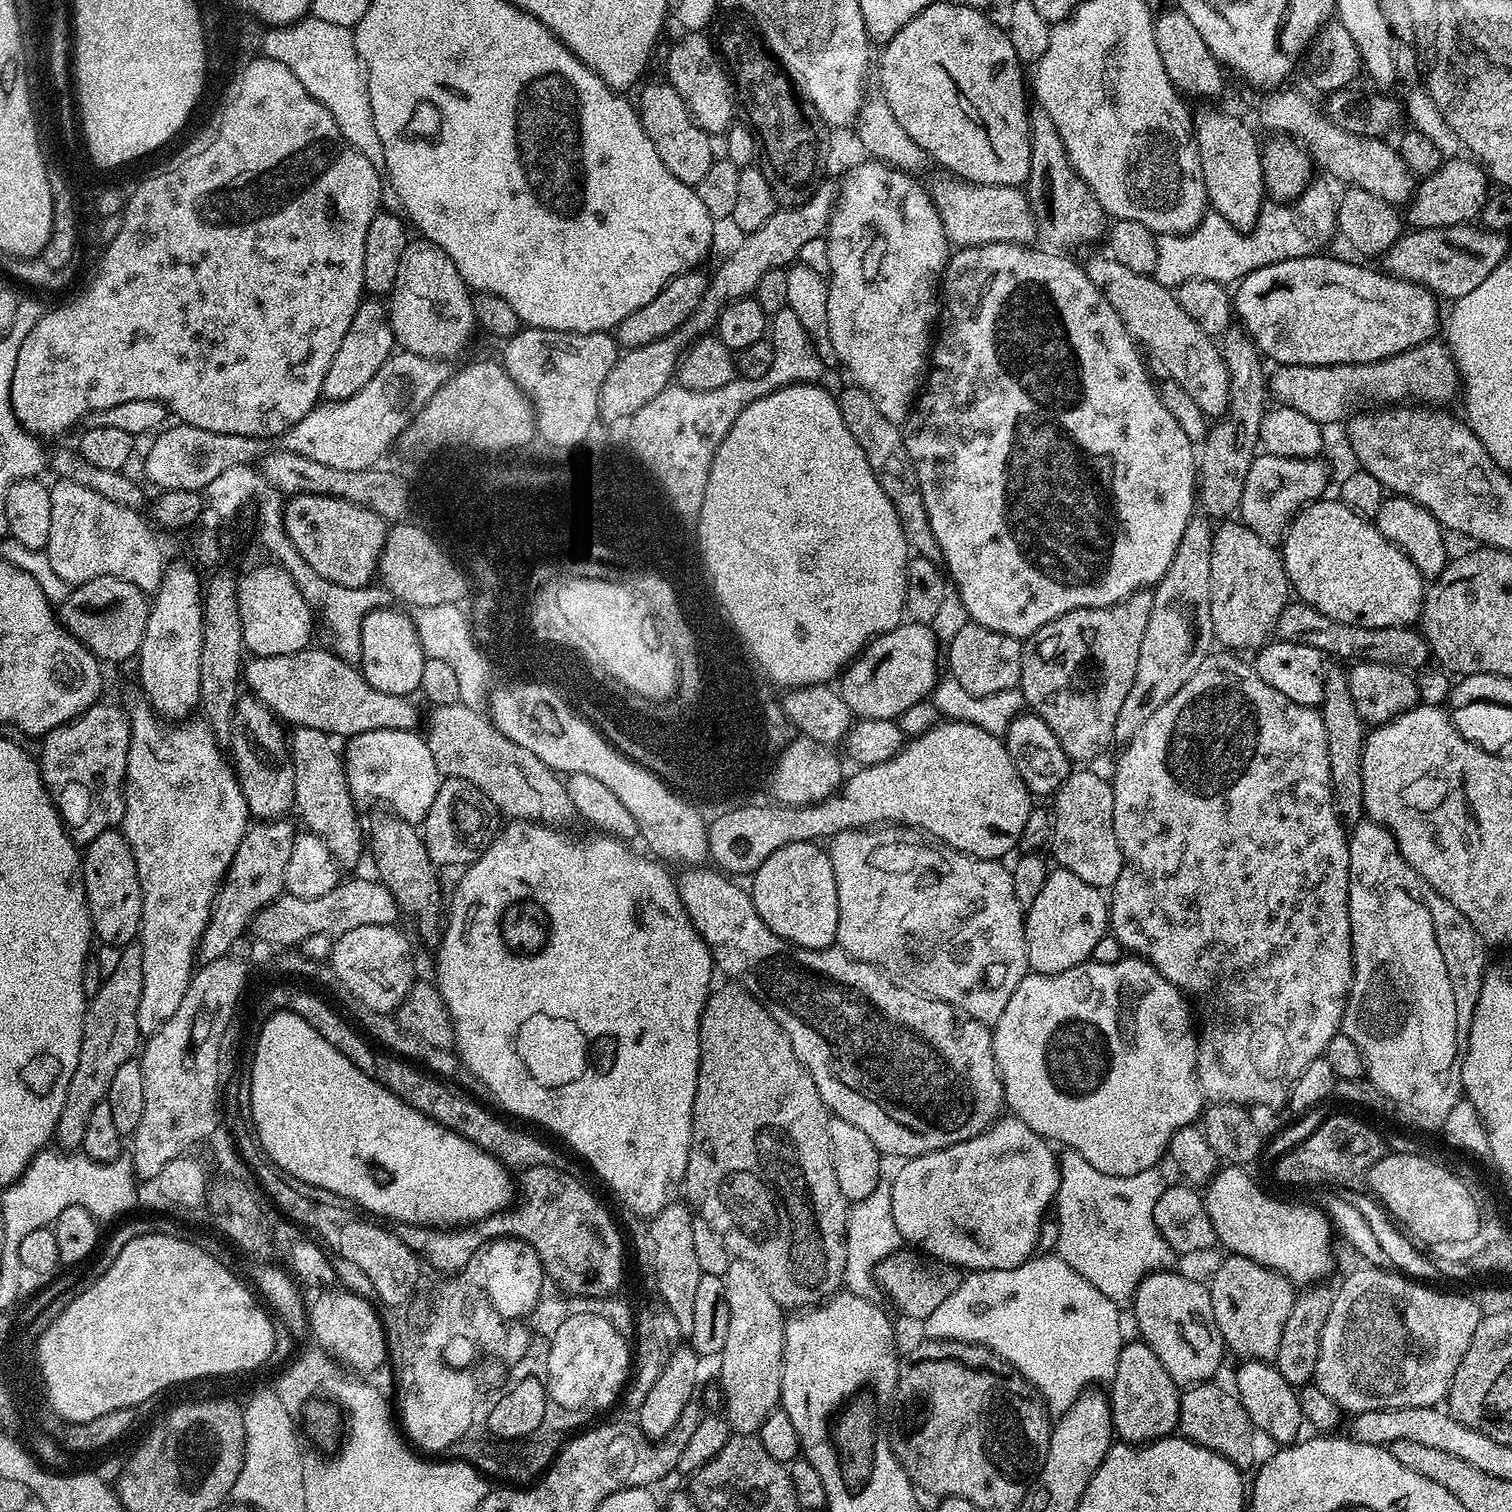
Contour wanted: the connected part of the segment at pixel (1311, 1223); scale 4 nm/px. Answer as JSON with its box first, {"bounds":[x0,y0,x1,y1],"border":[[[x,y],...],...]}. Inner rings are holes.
{"bounds":[1203,1166,1334,1286],"border":[[[1240,1166],[1221,1167],[1206,1185],[1206,1191],[1203,1193],[1204,1205],[1210,1214],[1210,1222],[1216,1231],[1217,1241],[1219,1241],[1221,1245],[1224,1243],[1225,1246],[1228,1247],[1227,1251],[1229,1253],[1237,1256],[1245,1256],[1246,1258],[1250,1258],[1254,1262],[1258,1262],[1262,1266],[1266,1266],[1275,1272],[1281,1272],[1287,1280],[1292,1281],[1293,1285],[1312,1286],[1317,1282],[1323,1281],[1325,1279],[1324,1275],[1326,1275],[1332,1268],[1332,1236],[1334,1237],[1334,1227],[1332,1221],[1329,1220],[1327,1211],[1325,1211],[1323,1207],[1315,1208],[1312,1204],[1291,1204],[1288,1200],[1275,1200],[1274,1197],[1267,1196],[1267,1194],[1264,1193],[1263,1190],[1260,1189],[1259,1186],[1256,1185],[1255,1182],[1244,1172],[1247,1171]]]}

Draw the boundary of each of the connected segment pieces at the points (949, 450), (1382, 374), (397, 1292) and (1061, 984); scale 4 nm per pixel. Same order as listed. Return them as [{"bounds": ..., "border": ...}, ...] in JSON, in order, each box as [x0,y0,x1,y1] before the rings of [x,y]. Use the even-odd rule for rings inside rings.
[{"bounds":[902,244,1198,638],"border":[[[979,244],[977,248],[961,248],[951,253],[942,277],[942,307],[938,312],[938,331],[930,348],[926,383],[902,425],[906,450],[926,502],[930,530],[938,538],[943,567],[954,585],[955,595],[956,592],[960,595],[968,611],[967,619],[1017,638],[1032,636],[1046,622],[1067,612],[1079,608],[1111,608],[1127,600],[1133,592],[1159,584],[1194,515],[1194,485],[1198,480],[1198,456],[1194,450],[1192,453],[1194,442],[1182,434],[1178,422],[1170,418],[1170,410],[1162,406],[1157,385],[1148,381],[1148,372],[1140,361],[1137,343],[1118,318],[1114,306],[1090,282],[1079,263],[1067,260],[1064,257],[1067,255],[1059,251],[1048,251],[1052,252],[1039,252],[1036,246],[1023,244]],[[980,468],[1004,468],[1004,502],[994,502],[994,494],[980,494]]]},{"bounds":[1267,340,1460,425],"border":[[[1431,340],[1426,343],[1419,344],[1416,347],[1412,347],[1408,351],[1402,351],[1394,356],[1388,356],[1386,359],[1382,360],[1376,360],[1374,363],[1364,363],[1364,364],[1331,364],[1331,365],[1315,365],[1315,364],[1284,364],[1284,365],[1277,365],[1274,368],[1274,372],[1271,374],[1269,373],[1268,379],[1267,379],[1267,387],[1269,395],[1273,398],[1273,396],[1278,399],[1275,401],[1278,401],[1281,405],[1284,405],[1285,407],[1292,408],[1294,410],[1298,410],[1299,413],[1305,414],[1306,417],[1310,418],[1312,421],[1314,421],[1316,424],[1322,425],[1324,423],[1330,423],[1332,421],[1338,421],[1342,422],[1352,411],[1355,411],[1354,409],[1360,398],[1366,394],[1378,398],[1380,400],[1400,400],[1396,402],[1402,402],[1405,400],[1402,400],[1409,395],[1412,396],[1424,396],[1425,400],[1423,400],[1425,403],[1428,404],[1442,404],[1442,401],[1448,402],[1450,401],[1455,392],[1457,395],[1457,392],[1460,388],[1460,379],[1459,379],[1459,373],[1456,371],[1456,364],[1453,363],[1451,358],[1451,353],[1447,349],[1447,347],[1440,341],[1438,343],[1438,340]]]},{"bounds":[338,1220,421,1306],"border":[[[349,1220],[341,1233],[338,1254],[360,1270],[384,1306],[401,1303],[417,1287],[415,1284],[421,1266],[419,1257],[393,1237],[388,1228],[386,1230],[368,1222]]]},{"bounds":[992,958,1202,1176],"border":[[[1121,958],[1113,964],[1093,964],[1085,962],[1065,972],[1057,972],[1055,976],[1029,974],[1018,982],[1014,994],[1010,994],[1010,1002],[1006,1002],[1006,1010],[997,1018],[992,1028],[992,1049],[996,1059],[996,1068],[1004,1081],[1004,1102],[1015,1119],[1021,1120],[1030,1130],[1043,1136],[1057,1145],[1065,1144],[1065,1149],[1077,1152],[1094,1170],[1102,1170],[1107,1176],[1133,1176],[1147,1168],[1157,1167],[1165,1155],[1168,1140],[1179,1128],[1195,1125],[1202,1116],[1202,1093],[1196,1077],[1196,1042],[1197,1033],[1184,1032],[1184,1028],[1194,1024],[1189,1005],[1184,993],[1179,992],[1166,978],[1160,976],[1159,970],[1143,958]]]}]

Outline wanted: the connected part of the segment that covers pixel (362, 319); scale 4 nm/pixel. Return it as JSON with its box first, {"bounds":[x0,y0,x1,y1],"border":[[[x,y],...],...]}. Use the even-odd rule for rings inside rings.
{"bounds":[322,298,394,401],"border":[[[365,298],[360,301],[354,322],[350,322],[350,330],[346,330],[346,338],[342,338],[342,346],[338,346],[338,354],[334,354],[334,362],[330,362],[330,370],[326,370],[326,378],[322,382],[322,396],[325,401],[345,400],[388,361],[394,352],[394,337],[392,326],[388,321],[388,308],[379,299]]]}

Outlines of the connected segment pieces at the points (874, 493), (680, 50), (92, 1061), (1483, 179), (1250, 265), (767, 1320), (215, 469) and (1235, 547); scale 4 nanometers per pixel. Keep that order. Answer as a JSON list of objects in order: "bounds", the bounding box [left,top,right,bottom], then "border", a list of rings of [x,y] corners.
[{"bounds":[695,384,910,685],"border":[[[791,384],[779,388],[738,414],[734,426],[730,426],[722,446],[718,446],[714,454],[695,534],[698,544],[704,548],[708,568],[712,568],[714,587],[720,588],[720,601],[728,604],[731,620],[736,620],[736,628],[740,628],[740,634],[752,644],[756,657],[764,660],[764,668],[772,672],[776,680],[784,680],[784,684],[827,685],[831,676],[839,677],[869,641],[902,623],[906,568],[910,559],[904,531],[890,498],[886,498],[882,486],[878,486],[878,478],[874,478],[870,462],[866,462],[866,454],[862,454],[862,446],[858,446],[854,434],[846,430],[837,397],[820,384]]]},{"bounds":[666,30,734,134],"border":[[[692,30],[673,43],[666,65],[666,80],[674,86],[674,90],[678,90],[678,94],[682,94],[686,106],[696,119],[696,125],[702,131],[724,134],[734,123],[734,88],[713,41],[711,44],[704,35],[703,31]]]},{"bounds":[53,943,142,1151],"border":[[[137,943],[125,945],[120,951],[117,969],[105,977],[95,995],[85,1007],[83,1040],[79,1048],[78,1066],[67,1087],[66,1102],[63,1103],[53,1132],[55,1145],[63,1151],[75,1151],[84,1142],[86,1125],[94,1106],[107,1097],[115,1071],[135,1053],[134,1046],[140,1042],[140,1027],[137,1014],[142,994],[142,954]]]},{"bounds":[1406,156,1490,229],"border":[[[1456,156],[1453,160],[1445,159],[1439,168],[1433,168],[1425,175],[1428,177],[1421,184],[1419,181],[1415,185],[1412,198],[1406,205],[1406,220],[1408,224],[1412,223],[1409,225],[1413,229],[1467,224],[1479,217],[1482,206],[1490,195],[1490,177],[1484,171],[1483,164],[1464,156]]]},{"bounds":[1156,182,1337,290],"border":[[[1313,182],[1294,201],[1270,200],[1262,204],[1258,218],[1246,233],[1215,212],[1205,213],[1204,219],[1194,231],[1164,234],[1157,239],[1156,281],[1173,290],[1188,279],[1209,279],[1216,283],[1234,284],[1262,266],[1315,255],[1337,229],[1337,201],[1335,194],[1333,196],[1326,185]]]},{"bounds":[718,1259,786,1434],"border":[[[729,1259],[723,1278],[726,1286],[726,1306],[730,1306],[730,1327],[726,1334],[726,1346],[718,1357],[720,1363],[718,1384],[722,1389],[722,1412],[733,1433],[756,1434],[759,1433],[762,1422],[770,1413],[777,1411],[780,1404],[786,1316],[780,1304],[774,1302],[762,1274],[758,1274],[758,1270],[750,1266],[750,1262]]]},{"bounds":[144,425,274,492],"border":[[[177,425],[161,431],[146,454],[144,472],[149,482],[157,484],[160,490],[200,492],[207,489],[224,471],[236,466],[251,465],[256,458],[263,459],[274,448],[271,437],[221,434],[192,425]]]},{"bounds":[1210,522,1276,650],"border":[[[1224,522],[1219,529],[1214,532],[1214,539],[1212,542],[1212,561],[1210,562],[1210,594],[1212,595],[1212,605],[1210,606],[1210,614],[1212,615],[1212,631],[1214,633],[1214,640],[1217,645],[1223,646],[1228,650],[1240,650],[1236,648],[1252,648],[1251,650],[1259,650],[1269,643],[1270,638],[1264,635],[1264,624],[1268,624],[1268,616],[1272,616],[1272,554],[1276,550],[1274,547],[1271,552],[1268,549],[1272,547],[1271,544],[1264,548],[1266,541],[1260,544],[1262,538],[1258,534],[1254,534],[1240,522],[1235,524],[1228,524],[1232,522]]]}]

